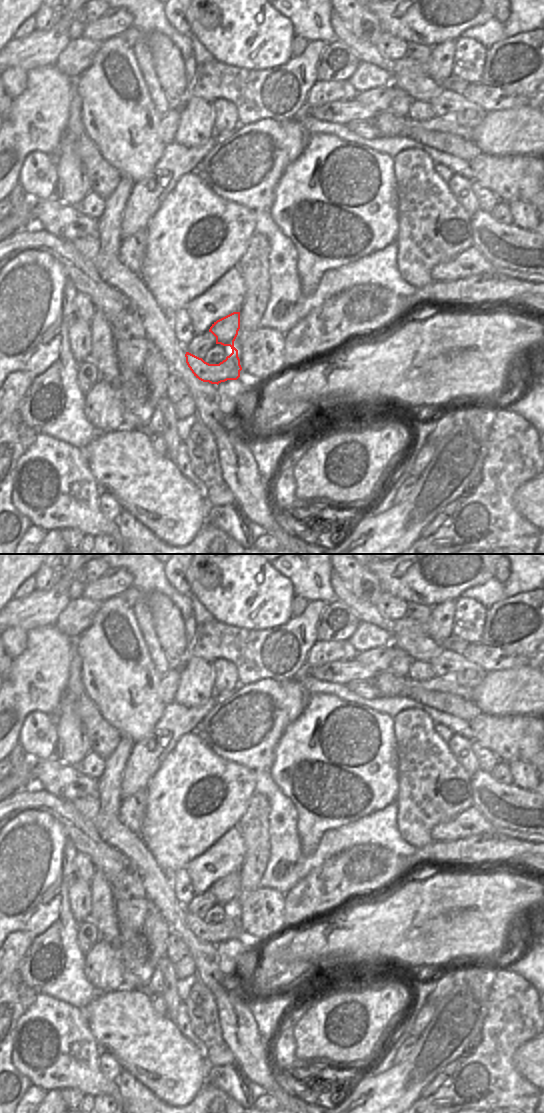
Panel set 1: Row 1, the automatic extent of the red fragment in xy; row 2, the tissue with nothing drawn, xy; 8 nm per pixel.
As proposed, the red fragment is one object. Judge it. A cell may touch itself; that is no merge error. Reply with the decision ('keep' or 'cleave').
cleave

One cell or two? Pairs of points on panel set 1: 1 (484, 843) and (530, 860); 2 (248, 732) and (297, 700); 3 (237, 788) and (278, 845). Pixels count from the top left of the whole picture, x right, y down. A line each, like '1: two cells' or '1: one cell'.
1: two cells
2: one cell
3: two cells

